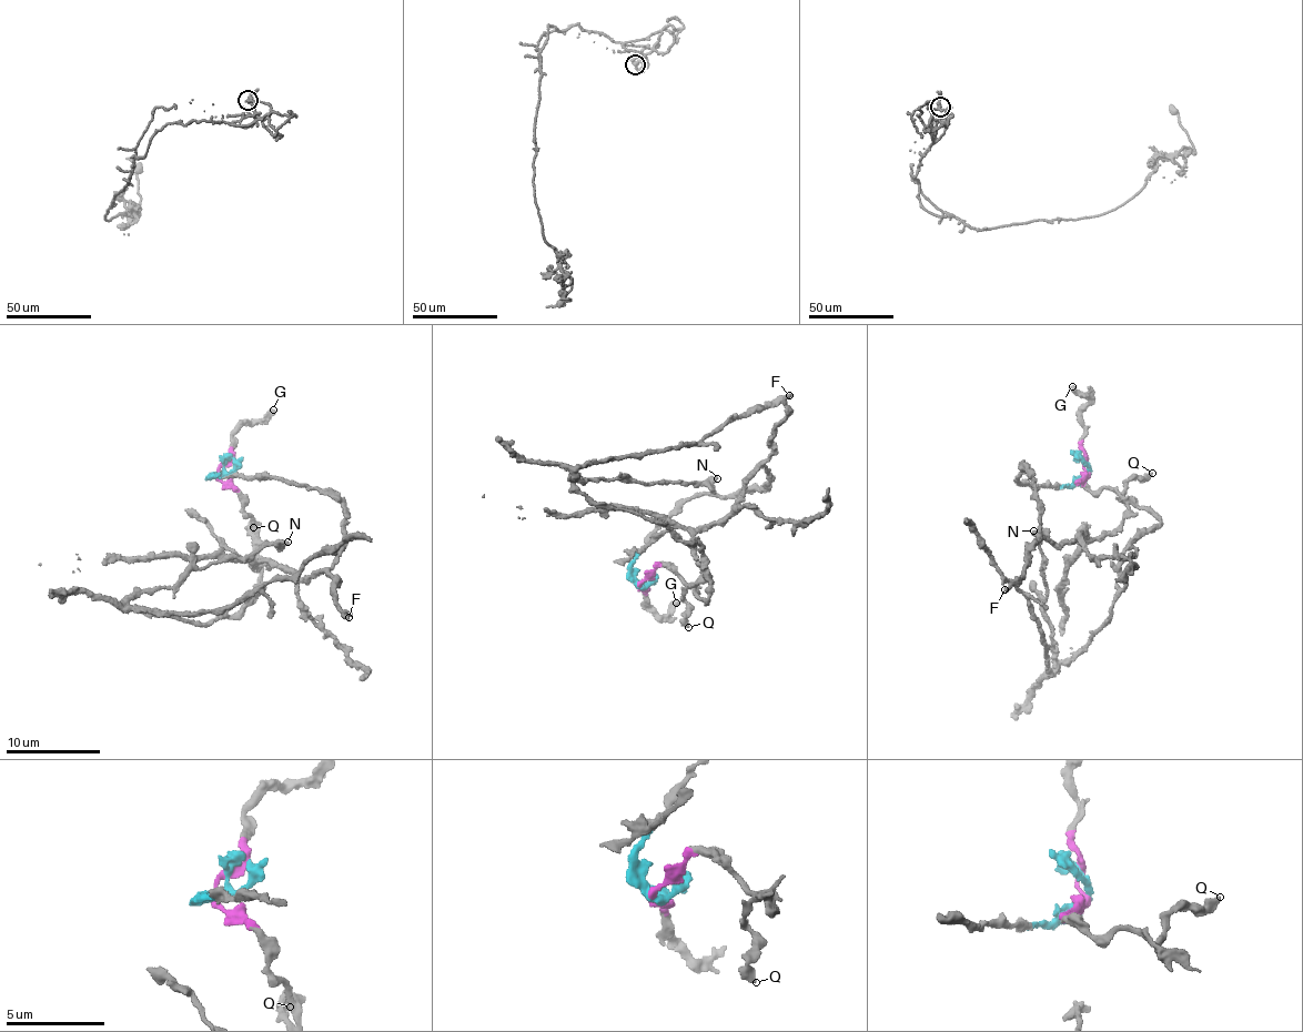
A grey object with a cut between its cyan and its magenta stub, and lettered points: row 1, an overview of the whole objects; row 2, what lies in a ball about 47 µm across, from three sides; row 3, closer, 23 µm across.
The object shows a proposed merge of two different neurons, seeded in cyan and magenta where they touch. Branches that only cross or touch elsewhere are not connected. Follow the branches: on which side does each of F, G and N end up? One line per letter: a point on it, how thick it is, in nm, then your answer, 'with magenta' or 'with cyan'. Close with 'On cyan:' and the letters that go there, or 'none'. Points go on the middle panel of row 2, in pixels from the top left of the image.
F: at (789, 395); 280 nm thick; with cyan
G: at (676, 603); 400 nm thick; with magenta
N: at (717, 478); 380 nm thick; with magenta
On cyan: F

